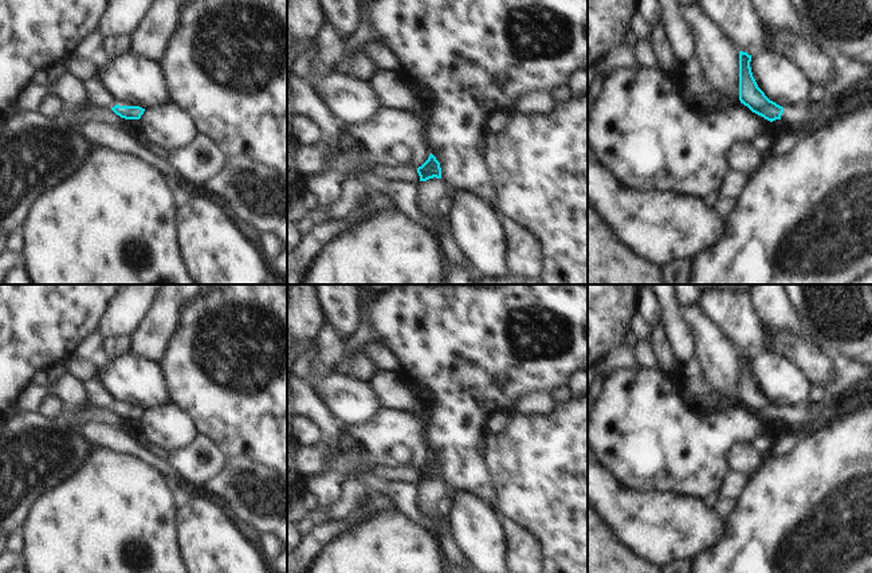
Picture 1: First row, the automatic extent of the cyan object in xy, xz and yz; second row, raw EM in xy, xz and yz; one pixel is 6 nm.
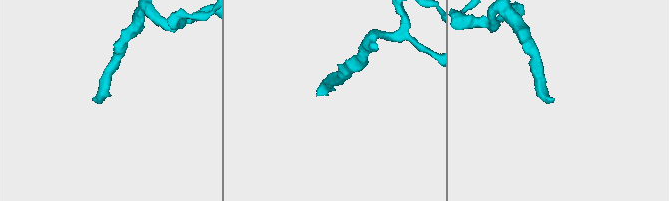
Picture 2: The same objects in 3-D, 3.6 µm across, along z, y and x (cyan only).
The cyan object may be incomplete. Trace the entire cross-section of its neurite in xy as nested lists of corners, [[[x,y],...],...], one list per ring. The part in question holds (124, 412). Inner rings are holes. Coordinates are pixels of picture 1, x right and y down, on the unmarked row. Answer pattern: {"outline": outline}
{"outline": [[[115,405],[114,408],[111,408],[111,411],[125,420],[140,420],[145,412],[145,409],[140,407],[119,407],[119,405]]]}

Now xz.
{"outline": [[[431,454],[428,460],[417,468],[420,483],[417,486],[417,509],[423,515],[436,515],[436,502],[447,497],[449,487],[441,479],[440,463]]]}

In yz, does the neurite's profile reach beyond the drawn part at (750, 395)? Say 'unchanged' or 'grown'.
grown

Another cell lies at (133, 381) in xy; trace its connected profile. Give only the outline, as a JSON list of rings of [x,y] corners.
[[[131,353],[117,358],[97,358],[93,385],[106,389],[119,407],[152,409],[169,403],[161,366]]]

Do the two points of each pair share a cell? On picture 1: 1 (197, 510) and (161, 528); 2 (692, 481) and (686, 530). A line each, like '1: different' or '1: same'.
1: different
2: different

